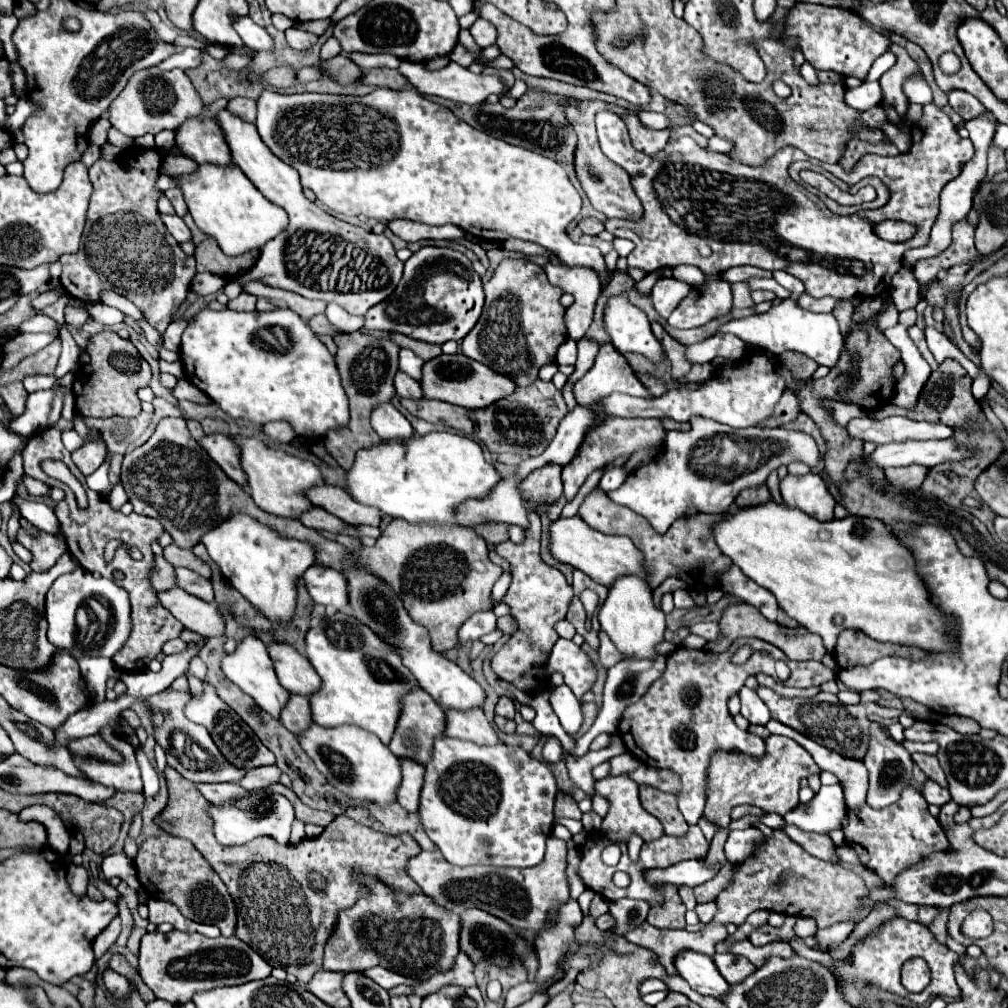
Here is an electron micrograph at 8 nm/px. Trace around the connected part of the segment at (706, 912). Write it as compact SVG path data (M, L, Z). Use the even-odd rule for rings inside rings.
M707 902L707 904L699 904L695 906L695 912L699 914L701 922L711 922L713 914L717 914L717 904L715 902Z

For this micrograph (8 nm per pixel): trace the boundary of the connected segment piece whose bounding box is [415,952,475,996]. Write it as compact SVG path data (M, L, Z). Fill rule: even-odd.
M459 952L455 966L449 972L441 972L441 974L433 976L429 982L419 984L415 990L417 990L417 996L425 996L425 994L433 994L433 992L437 992L449 984L457 984L457 986L465 986L465 988L475 986L473 962L463 952Z

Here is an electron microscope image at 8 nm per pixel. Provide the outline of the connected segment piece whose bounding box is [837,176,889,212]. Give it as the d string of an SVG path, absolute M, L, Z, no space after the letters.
M875 176L863 178L857 186L863 187L867 184L875 186L875 190L877 190L877 198L875 198L873 202L865 202L865 204L857 204L857 206L841 206L841 204L837 204L837 212L847 212L847 210L859 212L859 210L865 210L865 208L881 208L883 204L887 204L887 200L889 200L889 190L887 190L887 186L885 186L879 178L875 178Z

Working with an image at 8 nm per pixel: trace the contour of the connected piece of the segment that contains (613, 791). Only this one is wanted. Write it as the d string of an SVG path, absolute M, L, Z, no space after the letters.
M627 774L607 776L603 780L597 780L595 790L611 802L609 812L603 818L603 824L601 824L601 832L605 836L609 836L609 840L627 842L633 834L637 834L637 836L643 838L643 842L649 842L649 840L656 840L664 834L663 824L641 806L641 802L639 802L639 784L635 780L629 780Z

